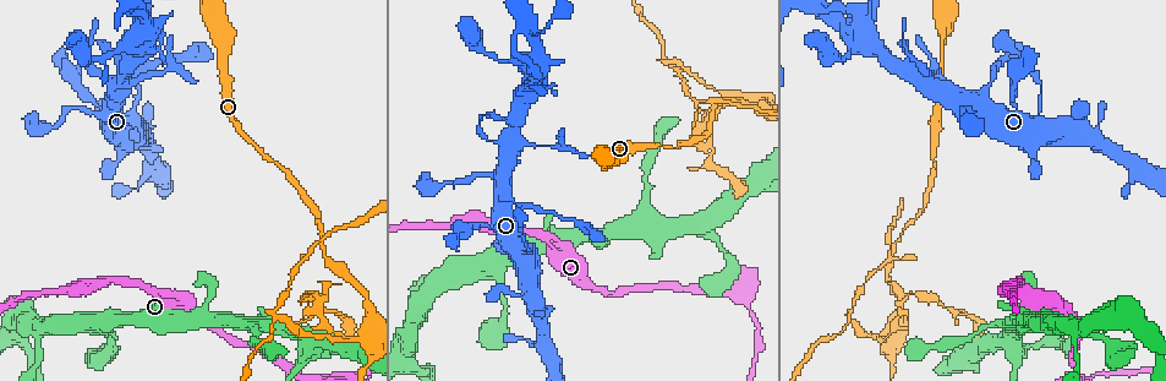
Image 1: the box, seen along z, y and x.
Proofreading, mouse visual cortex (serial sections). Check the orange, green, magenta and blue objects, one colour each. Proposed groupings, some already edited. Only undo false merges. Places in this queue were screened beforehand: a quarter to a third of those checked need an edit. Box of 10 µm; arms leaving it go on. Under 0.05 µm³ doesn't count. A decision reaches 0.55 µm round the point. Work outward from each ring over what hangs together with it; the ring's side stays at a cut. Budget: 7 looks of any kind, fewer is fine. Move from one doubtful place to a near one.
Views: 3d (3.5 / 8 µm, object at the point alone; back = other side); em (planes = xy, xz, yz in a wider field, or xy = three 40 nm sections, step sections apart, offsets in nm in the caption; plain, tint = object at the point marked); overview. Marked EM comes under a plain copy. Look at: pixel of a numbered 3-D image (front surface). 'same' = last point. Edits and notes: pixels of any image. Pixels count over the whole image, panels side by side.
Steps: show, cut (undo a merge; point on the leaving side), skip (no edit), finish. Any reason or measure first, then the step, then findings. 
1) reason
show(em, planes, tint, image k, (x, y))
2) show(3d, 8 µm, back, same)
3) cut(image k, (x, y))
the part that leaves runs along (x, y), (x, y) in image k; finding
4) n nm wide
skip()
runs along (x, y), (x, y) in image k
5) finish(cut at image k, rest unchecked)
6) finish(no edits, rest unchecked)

sudden change in width
show(3d, 3.5 µm, image 1, (546, 242))

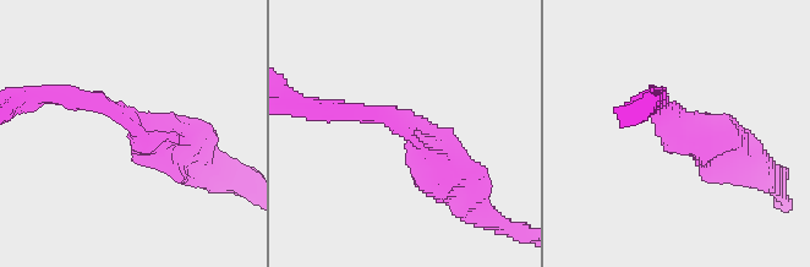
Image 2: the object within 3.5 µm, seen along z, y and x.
arms of 250, 500 nm
show(em, planes, tint, image 2, (404, 131))

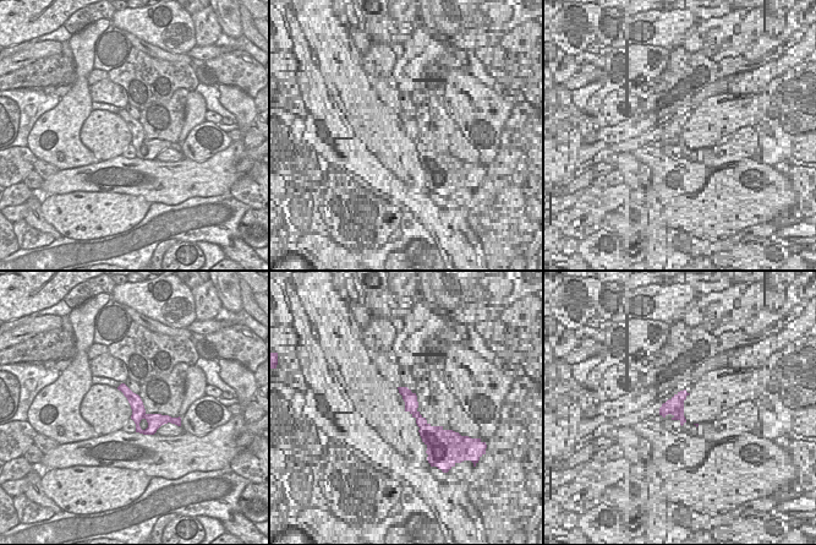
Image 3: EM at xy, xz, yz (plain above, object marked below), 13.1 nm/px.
260 nm wide
skip()
runs along (454, 185), (379, 113), (334, 110) in image 2; one cell here

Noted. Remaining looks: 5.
sharp bend
show(3d, 3.5 µm, back, image 1, (703, 224))

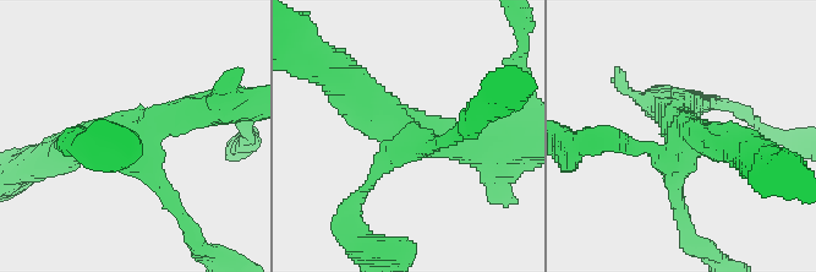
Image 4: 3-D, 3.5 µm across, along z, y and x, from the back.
4 arms; arms of 150, 200, 400, 450 nm
show(em, xy, step 1, tint, image 4, (139, 131))

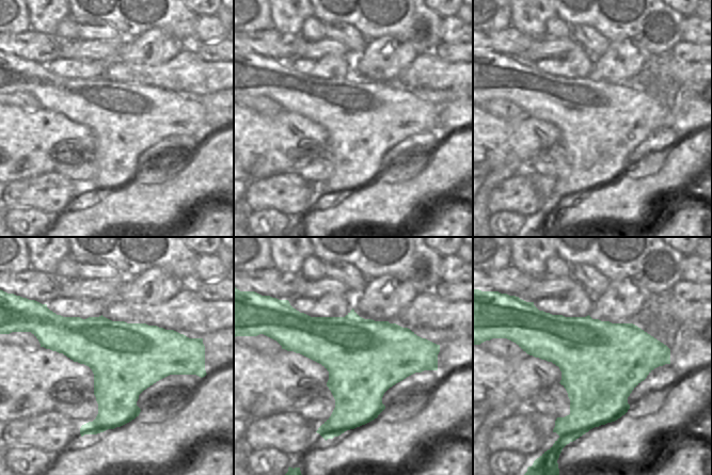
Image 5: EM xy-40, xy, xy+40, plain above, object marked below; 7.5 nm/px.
skip()
runs along (483, 147), (412, 137), (345, 81) in image 4; continuous, no second cell

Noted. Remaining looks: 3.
narrows sharply
show(3d, 3.5 µm, image 1, (515, 202))

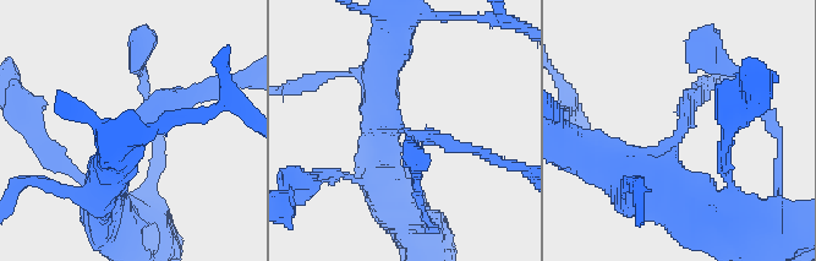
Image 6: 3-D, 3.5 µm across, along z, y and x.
arms of 150, 450 nm; shape alone is not enough
show(em, xy, step 3, tint, image 6, (680, 127))

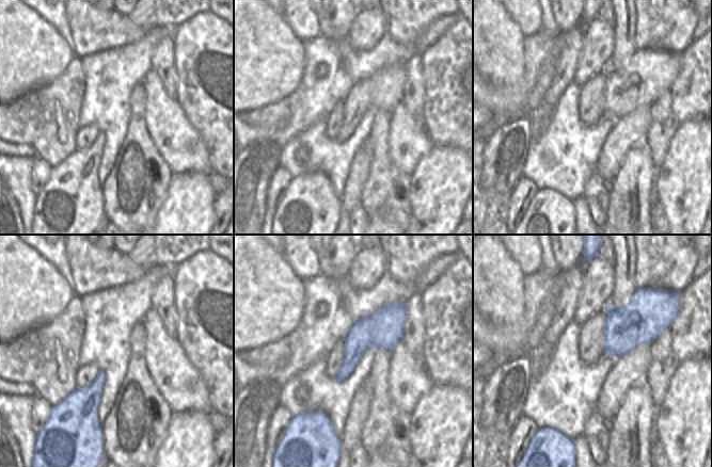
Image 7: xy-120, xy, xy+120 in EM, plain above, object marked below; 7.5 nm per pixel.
skip()
runs along (105, 191), (125, 139), (203, 90) in image 6; all the same cell

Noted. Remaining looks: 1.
finish(no edits, rest unchecked)

